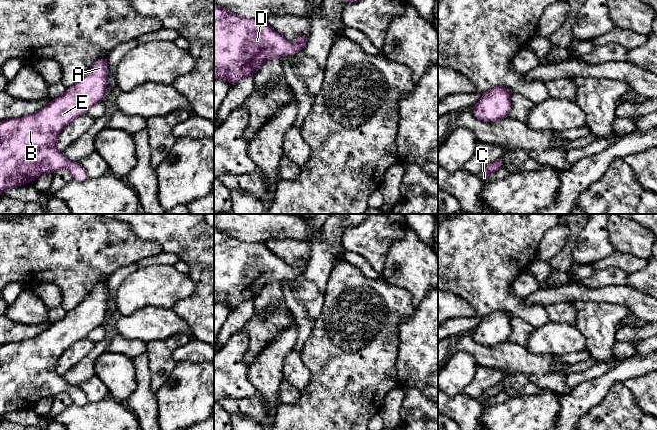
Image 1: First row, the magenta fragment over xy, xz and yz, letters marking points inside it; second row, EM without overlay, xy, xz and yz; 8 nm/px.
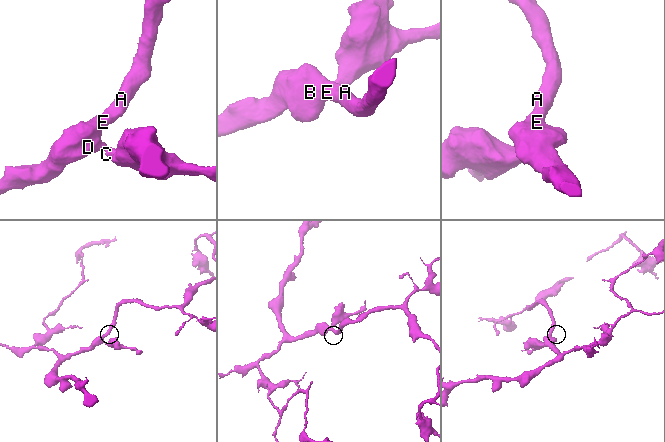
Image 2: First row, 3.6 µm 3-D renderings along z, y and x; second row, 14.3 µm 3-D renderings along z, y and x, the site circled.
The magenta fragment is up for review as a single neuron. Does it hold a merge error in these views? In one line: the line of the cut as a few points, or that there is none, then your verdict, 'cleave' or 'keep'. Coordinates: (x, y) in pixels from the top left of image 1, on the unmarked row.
no cut | keep

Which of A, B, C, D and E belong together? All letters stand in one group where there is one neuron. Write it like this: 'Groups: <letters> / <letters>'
Groups: A B C D E

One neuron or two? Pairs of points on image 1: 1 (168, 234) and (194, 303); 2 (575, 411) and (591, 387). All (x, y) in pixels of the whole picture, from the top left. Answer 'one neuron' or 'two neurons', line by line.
1: one neuron
2: one neuron

